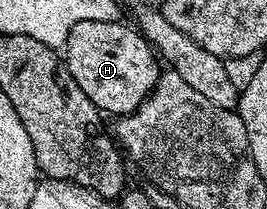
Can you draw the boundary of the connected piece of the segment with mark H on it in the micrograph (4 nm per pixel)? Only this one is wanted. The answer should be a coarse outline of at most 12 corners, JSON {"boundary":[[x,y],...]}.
{"boundary":[[121,20],[71,28],[63,65],[106,115],[136,112],[163,73]]}

